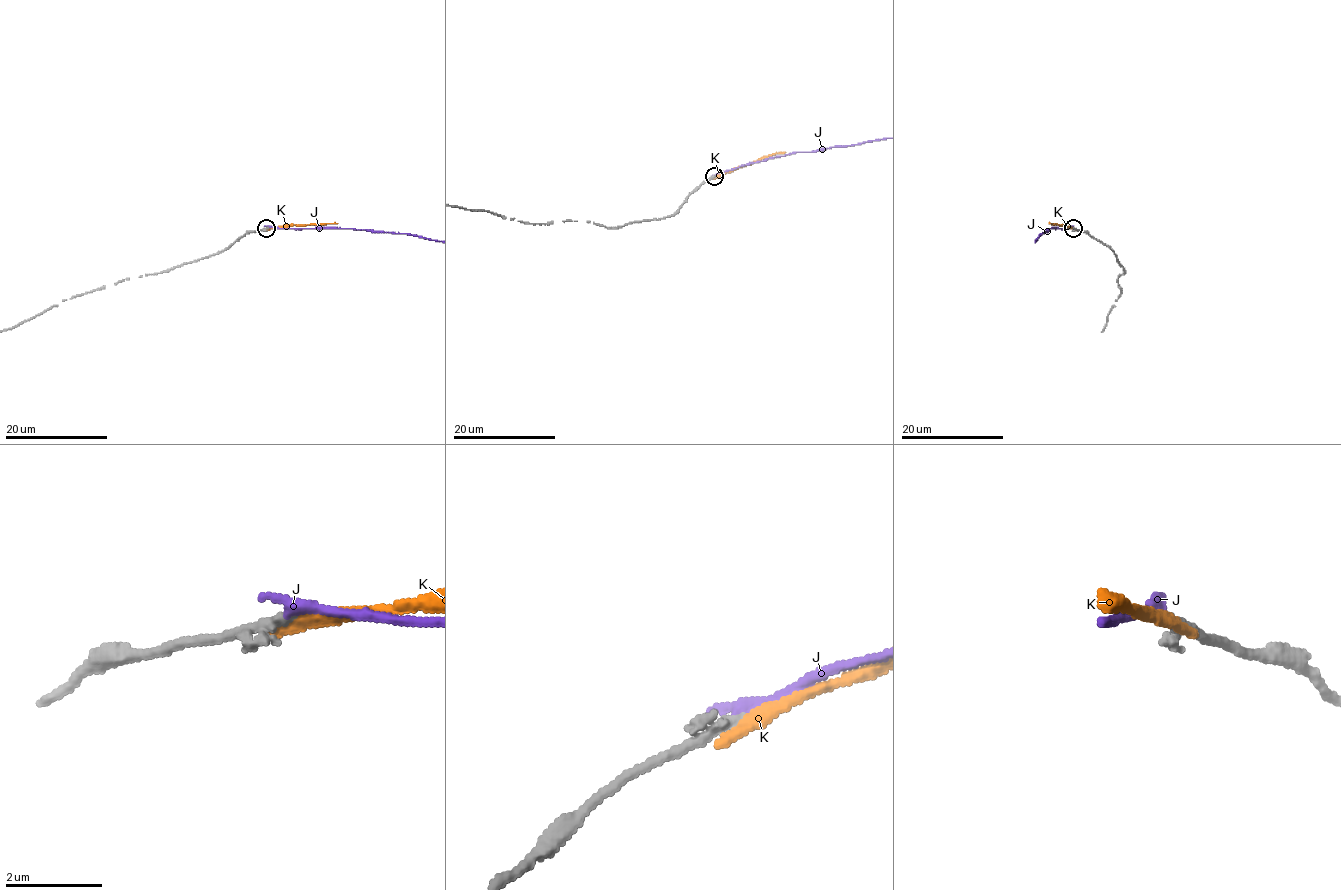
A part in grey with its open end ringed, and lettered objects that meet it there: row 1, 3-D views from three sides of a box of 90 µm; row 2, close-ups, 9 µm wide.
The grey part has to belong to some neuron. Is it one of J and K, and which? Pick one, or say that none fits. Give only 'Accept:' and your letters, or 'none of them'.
Accept: none of them

